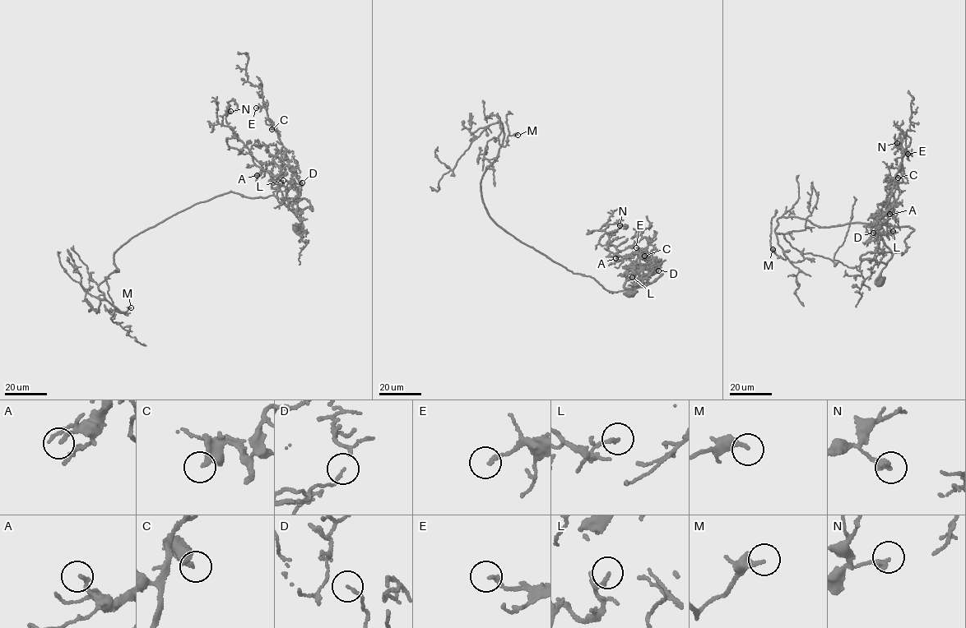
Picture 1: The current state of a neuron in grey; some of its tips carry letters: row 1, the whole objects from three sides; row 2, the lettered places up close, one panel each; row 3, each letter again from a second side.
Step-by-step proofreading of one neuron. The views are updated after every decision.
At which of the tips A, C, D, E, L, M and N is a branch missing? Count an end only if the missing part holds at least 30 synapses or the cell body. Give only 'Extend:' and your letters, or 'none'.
Extend: C, E

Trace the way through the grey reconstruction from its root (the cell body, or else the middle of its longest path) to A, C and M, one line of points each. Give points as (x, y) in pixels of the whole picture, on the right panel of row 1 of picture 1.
A: (881, 282), (882, 269), (892, 255), (875, 232), (874, 217), (887, 210), (891, 213), (889, 214)
C: (881, 282), (882, 269), (892, 255), (884, 240), (877, 234), (879, 219), (889, 210), (895, 175), (898, 177)
M: (881, 282), (886, 264), (860, 257), (903, 254), (909, 225), (780, 217), (786, 259), (773, 249)

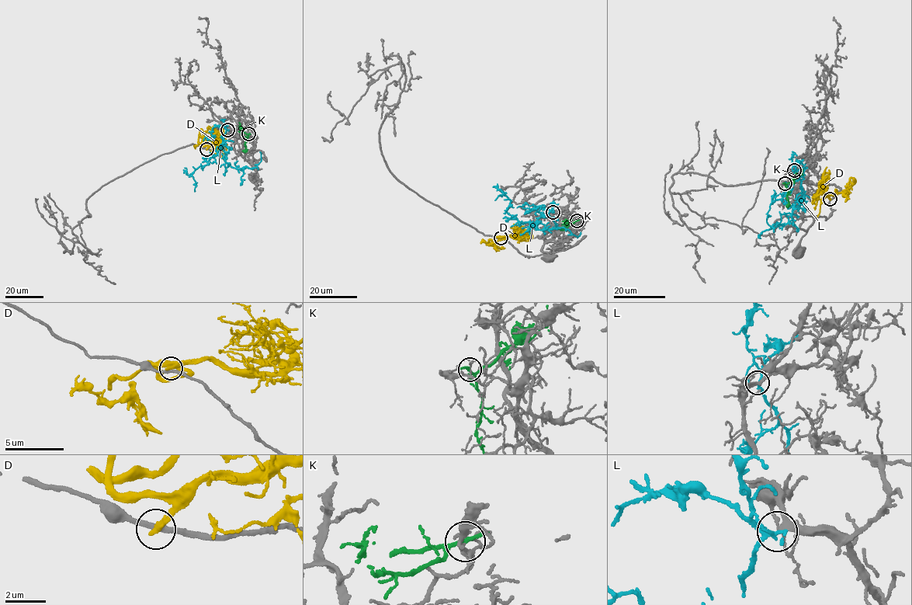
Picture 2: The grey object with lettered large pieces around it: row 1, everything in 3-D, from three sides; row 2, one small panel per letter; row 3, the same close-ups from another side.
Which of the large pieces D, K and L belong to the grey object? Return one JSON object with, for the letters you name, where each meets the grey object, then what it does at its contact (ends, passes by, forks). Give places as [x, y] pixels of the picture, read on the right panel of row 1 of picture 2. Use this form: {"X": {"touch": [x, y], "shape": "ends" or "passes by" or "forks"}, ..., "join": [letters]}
{"L": {"touch": [794, 170], "shape": "passes by"}, "join": ["L"]}

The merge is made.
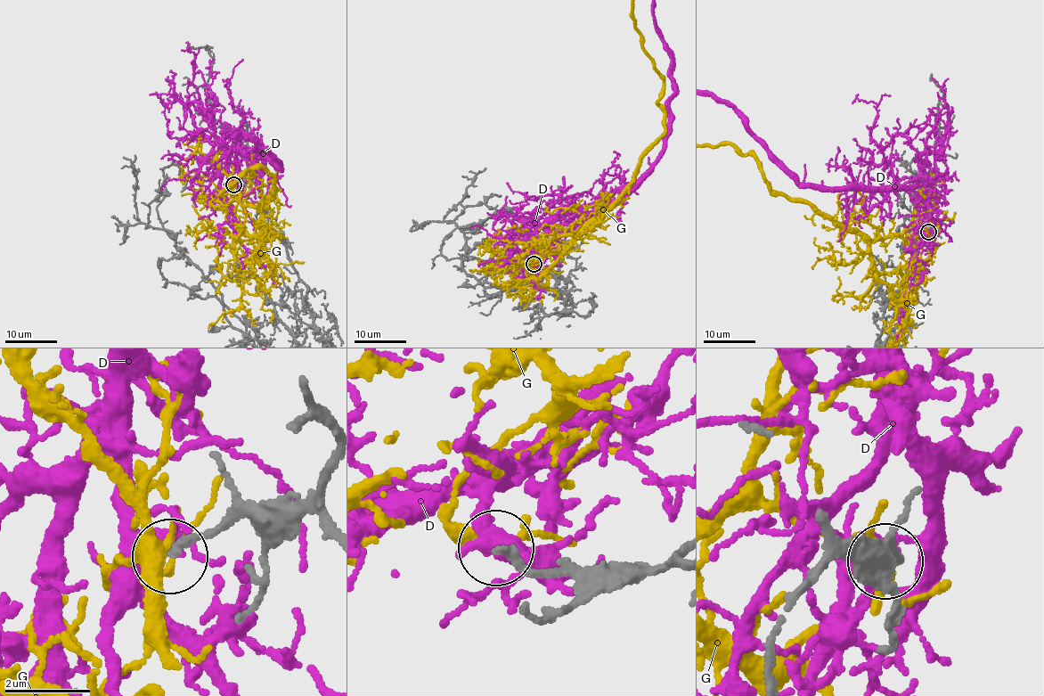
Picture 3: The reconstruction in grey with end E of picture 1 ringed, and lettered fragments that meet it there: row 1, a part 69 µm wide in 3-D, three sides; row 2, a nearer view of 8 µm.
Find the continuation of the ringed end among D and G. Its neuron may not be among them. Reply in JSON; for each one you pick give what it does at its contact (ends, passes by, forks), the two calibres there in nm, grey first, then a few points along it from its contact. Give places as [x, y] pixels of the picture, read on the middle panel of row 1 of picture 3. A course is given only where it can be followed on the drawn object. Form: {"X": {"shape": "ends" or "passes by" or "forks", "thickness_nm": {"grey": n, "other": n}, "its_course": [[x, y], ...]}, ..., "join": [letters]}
{"join": []}

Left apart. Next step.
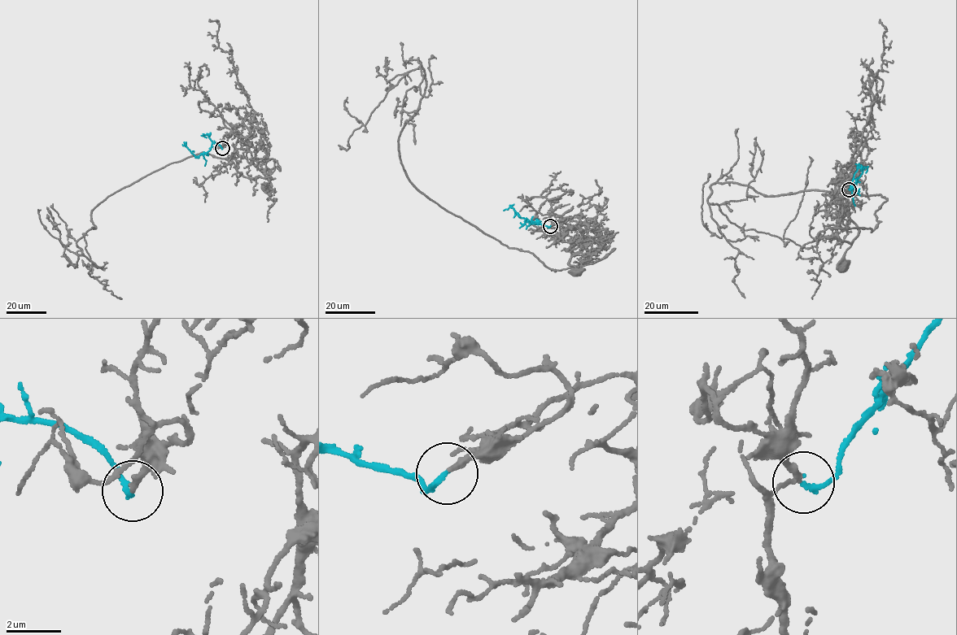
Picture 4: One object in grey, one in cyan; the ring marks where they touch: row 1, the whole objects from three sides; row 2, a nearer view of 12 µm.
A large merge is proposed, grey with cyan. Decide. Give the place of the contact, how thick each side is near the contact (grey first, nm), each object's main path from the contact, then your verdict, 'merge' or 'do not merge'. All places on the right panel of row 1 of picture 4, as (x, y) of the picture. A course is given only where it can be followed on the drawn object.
place (849, 189); calibres 220 and 180 nm; course grey (849, 189), (849, 176), (843, 170), (835, 181), (837, 200), (858, 232), (846, 251), (845, 267); course cyan (849, 189), (857, 180), (855, 186), (851, 187), (857, 168), (864, 168); merge

